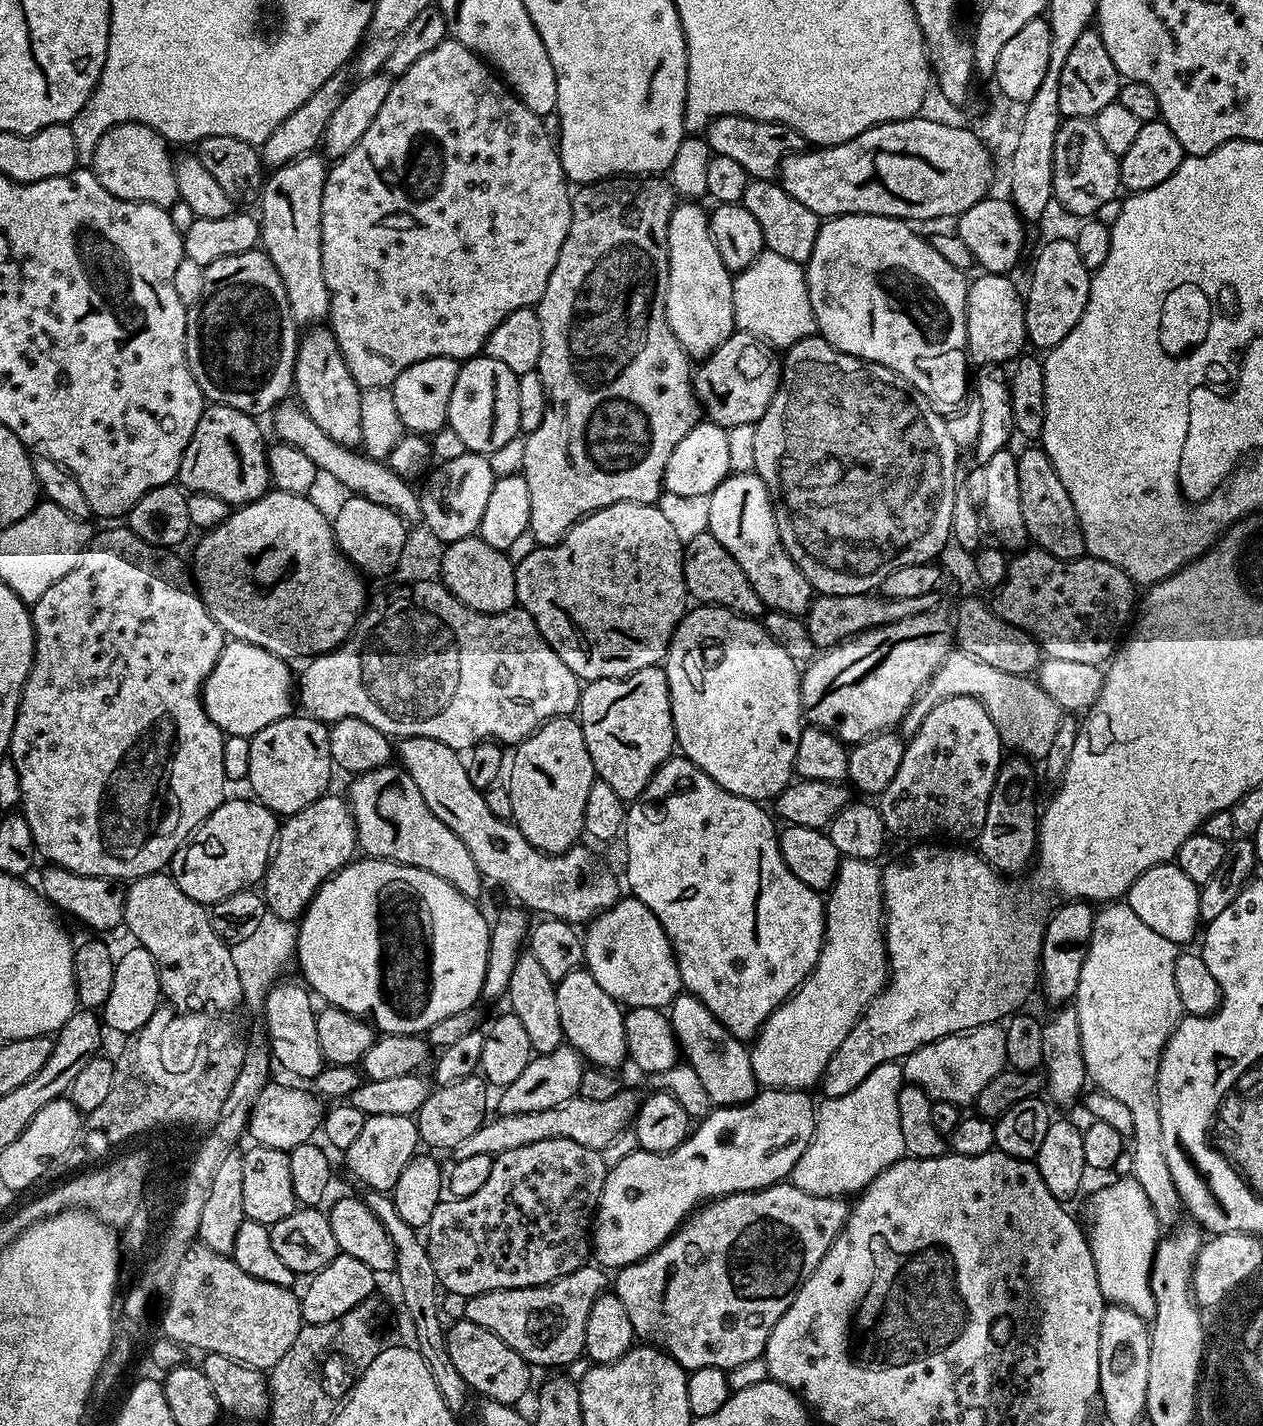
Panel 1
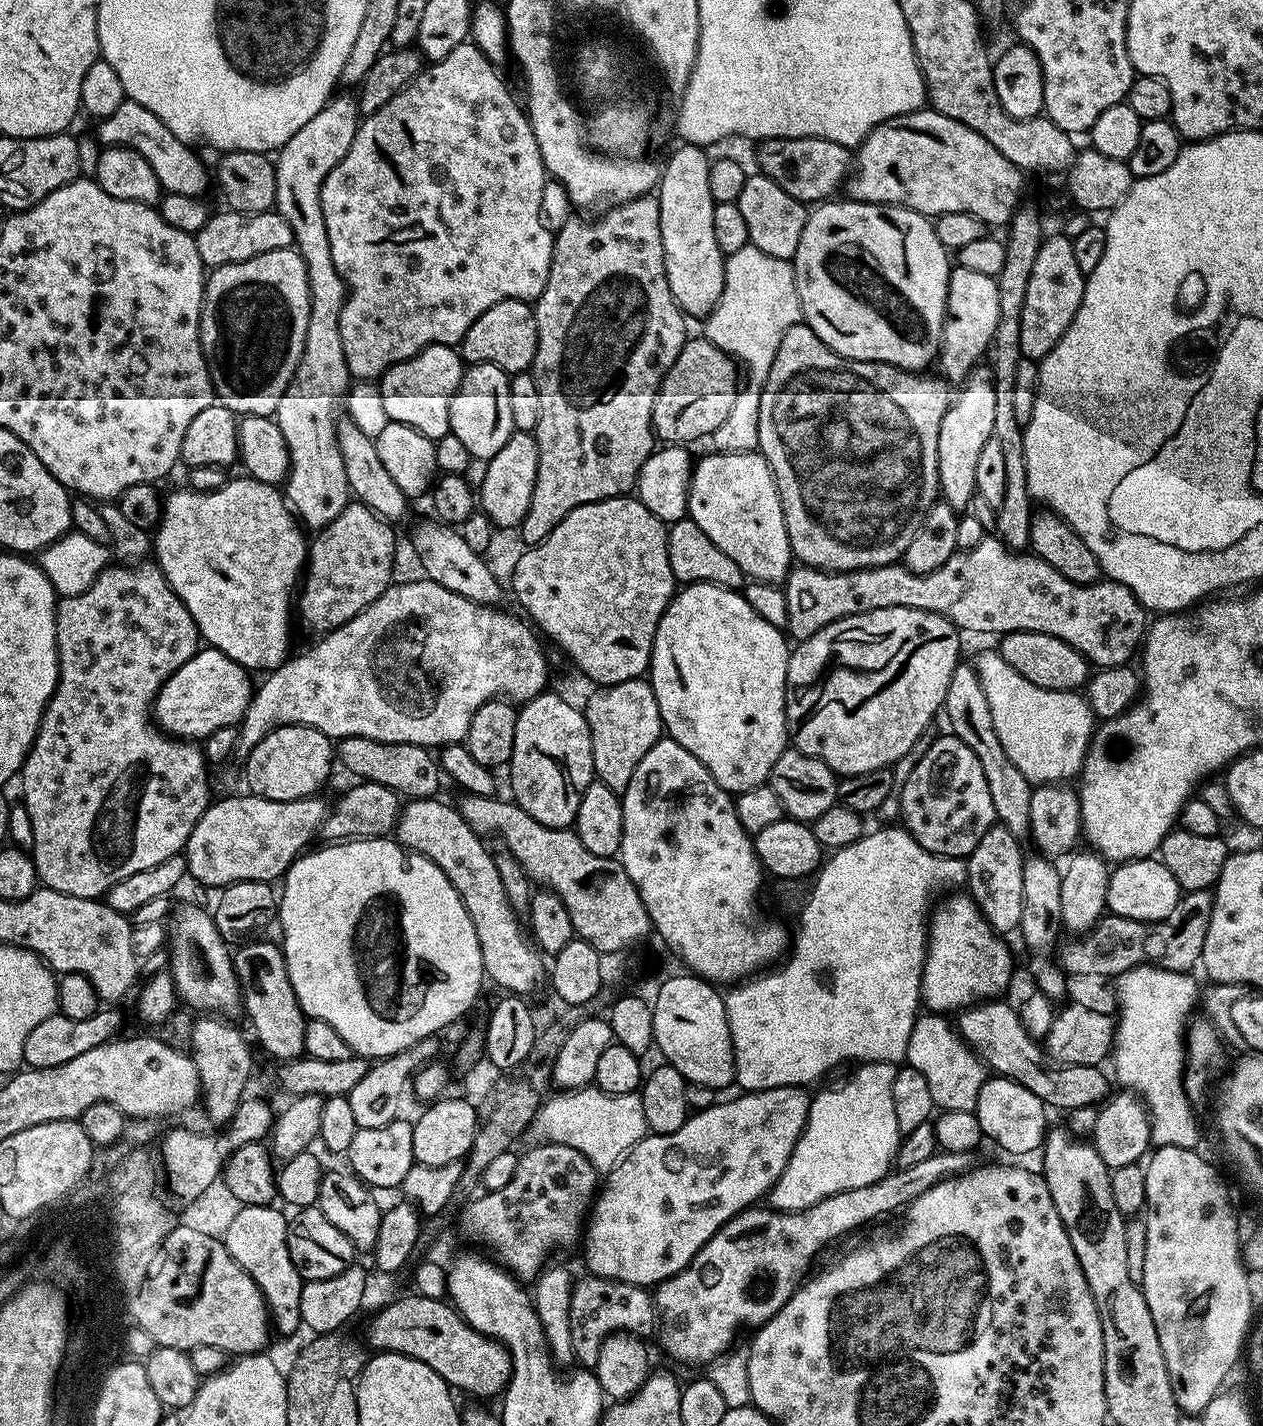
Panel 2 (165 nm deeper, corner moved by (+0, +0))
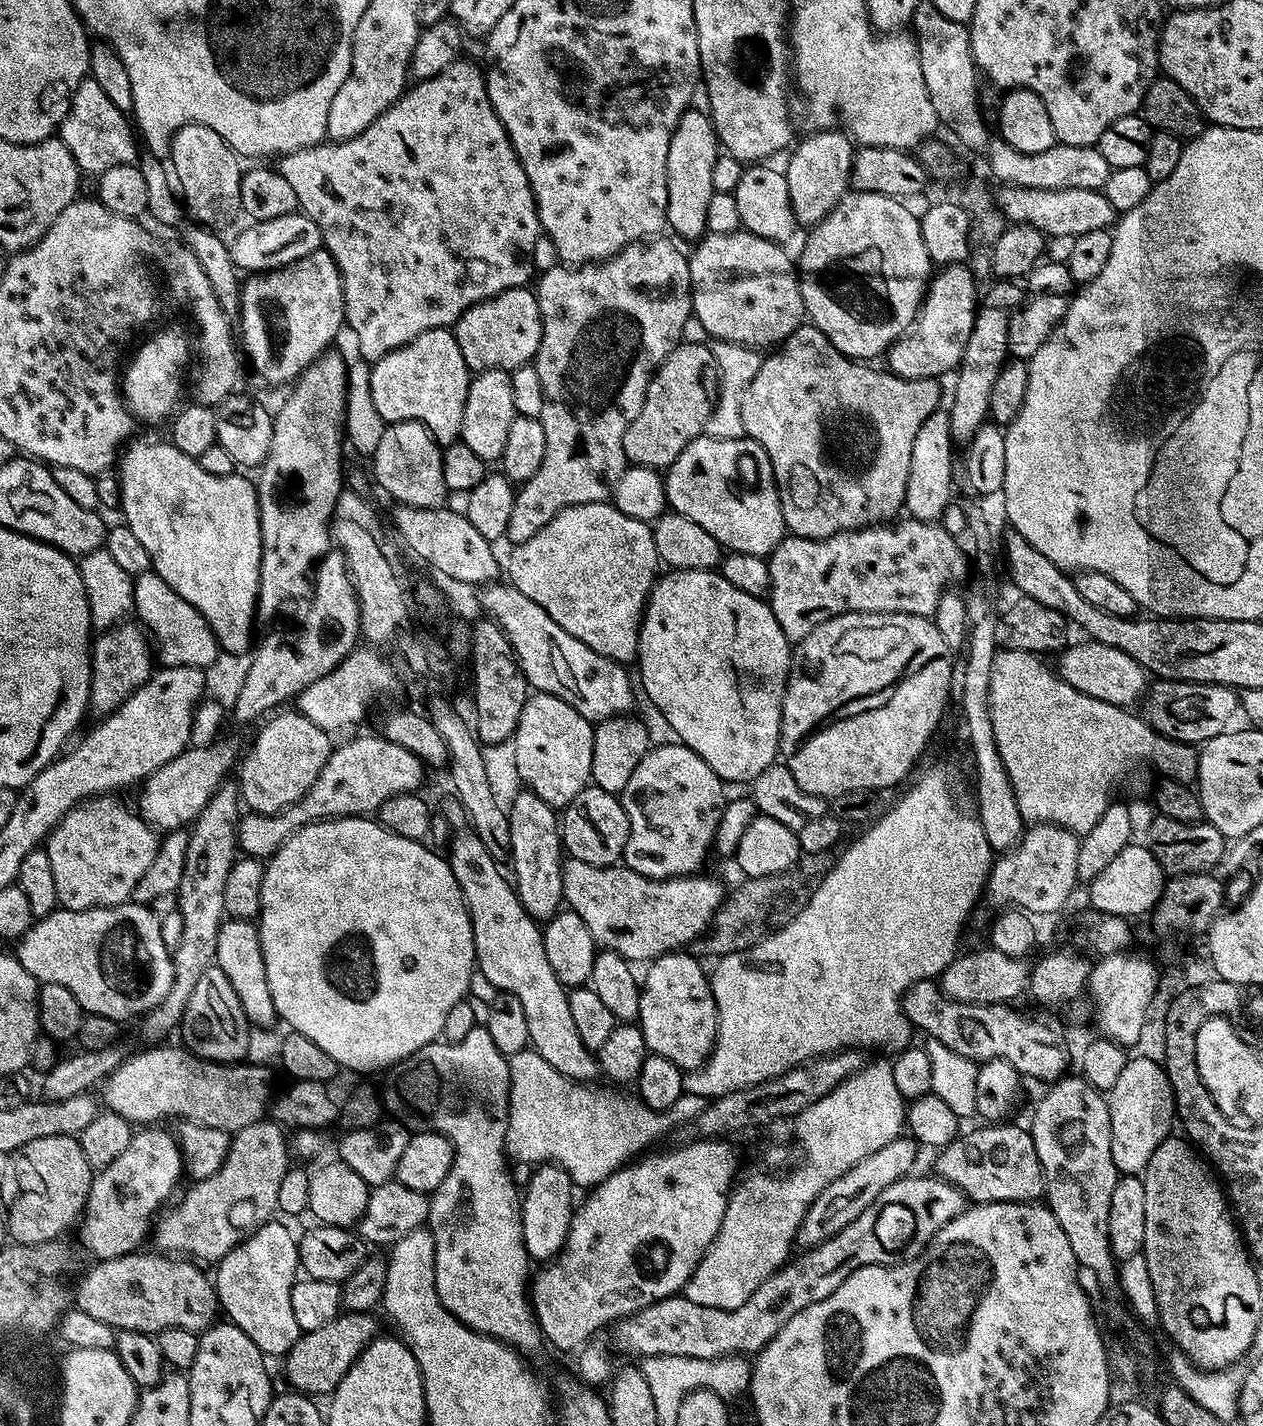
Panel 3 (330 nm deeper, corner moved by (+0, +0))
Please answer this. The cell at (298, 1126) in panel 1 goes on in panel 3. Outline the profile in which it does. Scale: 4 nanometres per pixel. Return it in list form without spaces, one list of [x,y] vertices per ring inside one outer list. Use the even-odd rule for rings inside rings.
[[[144,1126],[133,1131],[126,1151],[92,1177],[78,1229],[81,1246],[96,1256],[92,1258],[97,1261],[113,1260],[137,1251],[143,1245],[140,1243],[144,1235],[147,1232],[149,1235],[154,1217],[173,1199],[172,1191],[180,1176],[185,1175],[184,1159],[180,1157],[175,1135],[160,1128],[163,1127]]]

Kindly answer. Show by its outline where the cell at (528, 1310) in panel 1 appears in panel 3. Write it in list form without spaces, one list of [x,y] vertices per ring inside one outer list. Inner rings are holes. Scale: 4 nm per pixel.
[[[909,1174],[904,1179],[894,1182],[894,1186],[886,1186],[850,1226],[838,1230],[826,1242],[816,1244],[813,1248],[801,1251],[800,1257],[789,1259],[783,1267],[766,1278],[766,1282],[751,1294],[746,1302],[738,1309],[715,1309],[714,1306],[702,1306],[692,1302],[683,1294],[668,1296],[664,1300],[654,1302],[633,1316],[626,1316],[617,1320],[611,1329],[612,1340],[620,1352],[629,1352],[632,1356],[643,1358],[646,1356],[677,1356],[678,1358],[722,1358],[737,1354],[755,1354],[768,1345],[770,1338],[794,1318],[806,1306],[814,1306],[814,1302],[822,1302],[822,1298],[830,1298],[850,1274],[866,1266],[891,1266],[905,1264],[923,1252],[927,1244],[952,1221],[958,1214],[962,1214],[966,1207],[966,1197],[950,1182],[940,1179],[935,1174],[916,1176]]]

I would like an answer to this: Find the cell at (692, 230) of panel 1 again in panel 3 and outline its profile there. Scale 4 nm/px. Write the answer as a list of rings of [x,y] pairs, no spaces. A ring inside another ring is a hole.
[[[689,110],[682,114],[674,134],[670,138],[670,154],[666,154],[666,186],[668,187],[668,222],[667,227],[673,228],[680,236],[696,242],[706,232],[706,210],[710,207],[712,183],[714,182],[714,162],[718,155],[716,131],[712,125],[712,117],[707,111]]]

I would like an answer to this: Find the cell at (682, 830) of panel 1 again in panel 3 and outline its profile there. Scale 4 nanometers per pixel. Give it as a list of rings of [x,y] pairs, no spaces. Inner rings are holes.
[[[679,742],[671,743],[661,748],[649,747],[642,762],[638,762],[634,769],[634,774],[630,774],[630,782],[626,782],[624,791],[619,793],[630,822],[622,864],[647,880],[675,880],[678,876],[699,873],[708,852],[710,856],[710,845],[715,841],[718,822],[726,803],[725,781],[720,780],[718,774],[714,774],[714,770],[710,770],[710,766],[706,766],[698,754],[694,754],[694,750]]]

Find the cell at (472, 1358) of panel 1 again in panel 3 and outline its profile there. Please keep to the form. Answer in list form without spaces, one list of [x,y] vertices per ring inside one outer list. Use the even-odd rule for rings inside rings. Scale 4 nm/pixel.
[[[345,1311],[326,1322],[326,1326],[300,1335],[298,1342],[294,1342],[294,1346],[282,1360],[284,1376],[292,1383],[289,1385],[295,1391],[313,1398],[324,1395],[327,1397],[335,1392],[350,1366],[354,1366],[354,1362],[362,1354],[362,1350],[366,1350],[368,1343],[376,1339],[378,1329],[374,1317],[372,1312]]]

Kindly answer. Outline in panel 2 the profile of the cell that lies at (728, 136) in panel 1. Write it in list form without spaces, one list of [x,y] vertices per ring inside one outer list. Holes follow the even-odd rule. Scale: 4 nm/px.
[[[786,138],[785,140],[765,140],[759,145],[760,168],[763,175],[768,176],[790,198],[800,200],[806,206],[816,206],[845,187],[846,181],[854,168],[853,149],[838,146],[838,142],[830,142],[826,138]]]

